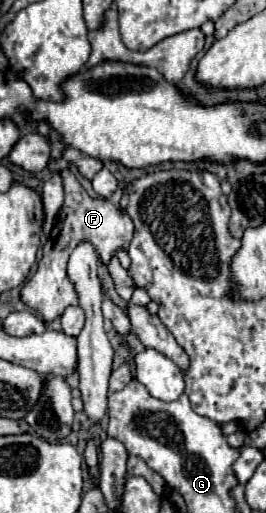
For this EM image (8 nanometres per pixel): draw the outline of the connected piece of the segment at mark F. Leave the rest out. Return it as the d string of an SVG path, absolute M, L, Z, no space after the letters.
M69 169L61 171L61 179L65 189L65 203L57 215L57 221L51 229L47 243L43 245L43 257L39 261L35 275L21 289L21 299L27 301L29 307L37 309L45 319L45 323L51 323L53 319L61 317L69 305L79 305L77 291L71 279L67 277L69 255L79 243L91 243L97 255L101 257L103 265L109 265L109 261L117 255L117 251L127 249L133 239L133 221L127 213L115 207L109 199L89 197L83 185L73 177Z

